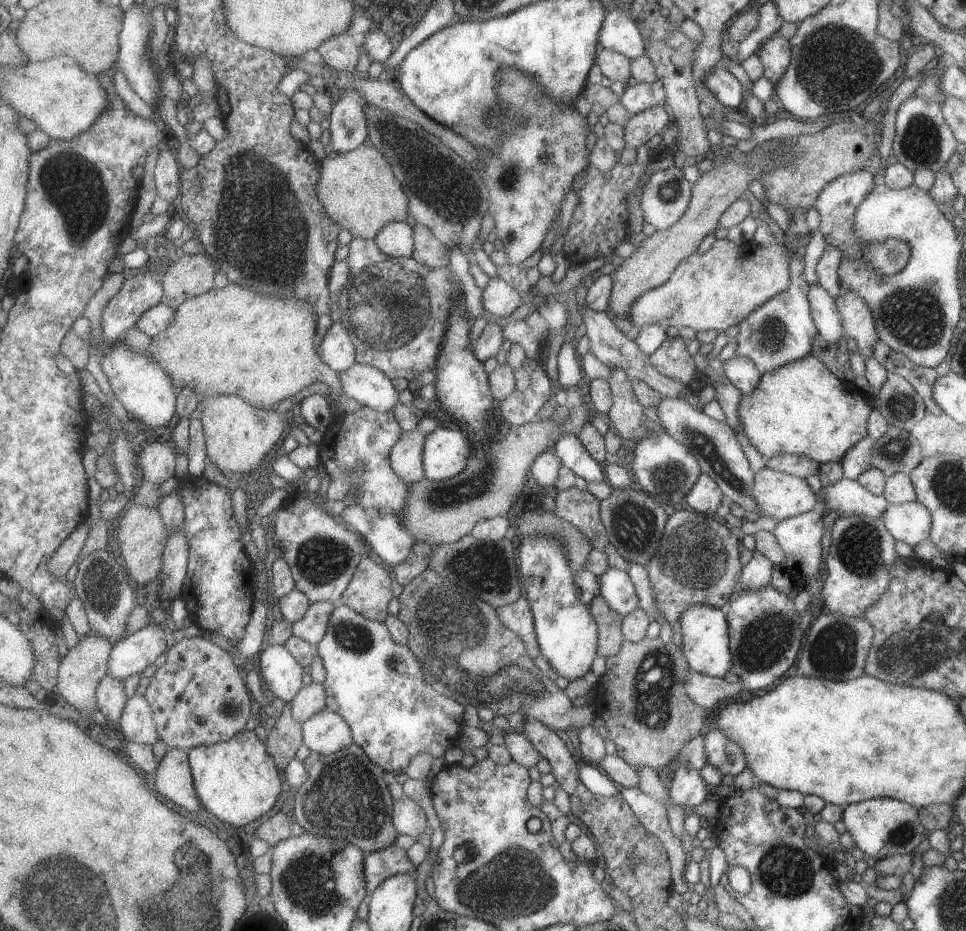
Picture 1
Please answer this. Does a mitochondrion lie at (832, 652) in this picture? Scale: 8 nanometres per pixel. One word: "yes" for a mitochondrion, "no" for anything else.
yes

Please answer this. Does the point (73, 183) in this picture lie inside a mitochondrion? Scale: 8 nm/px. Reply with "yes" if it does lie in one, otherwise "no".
yes

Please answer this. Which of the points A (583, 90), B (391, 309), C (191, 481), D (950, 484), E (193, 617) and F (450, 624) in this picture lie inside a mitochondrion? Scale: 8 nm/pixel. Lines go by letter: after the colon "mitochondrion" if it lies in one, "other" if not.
A: other
B: mitochondrion
C: other
D: mitochondrion
E: other
F: mitochondrion

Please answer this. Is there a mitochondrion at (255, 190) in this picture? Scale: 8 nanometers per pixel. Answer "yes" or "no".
yes

